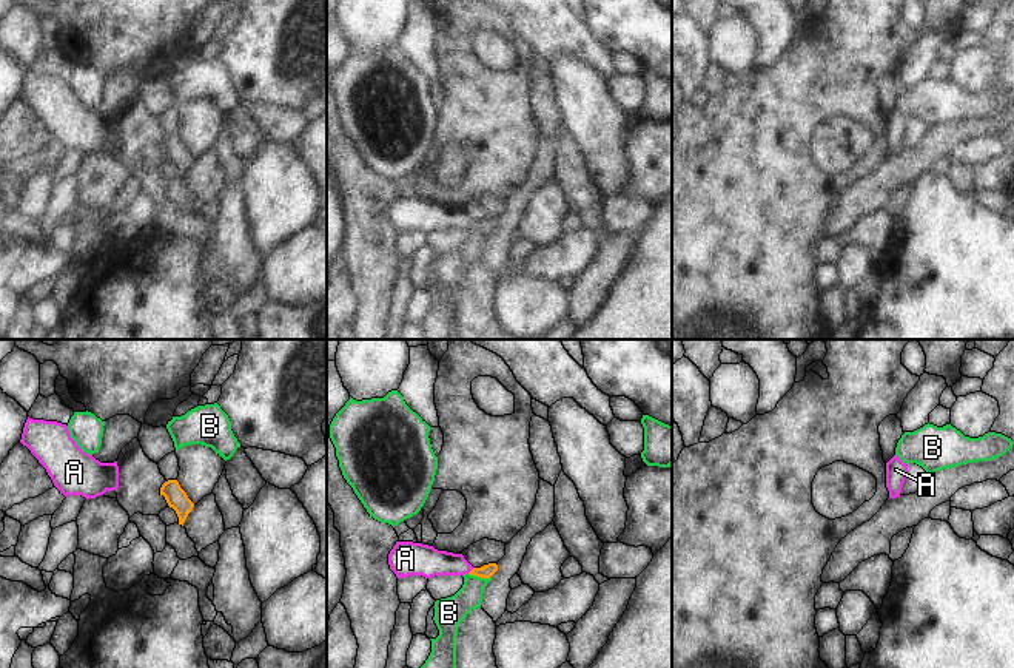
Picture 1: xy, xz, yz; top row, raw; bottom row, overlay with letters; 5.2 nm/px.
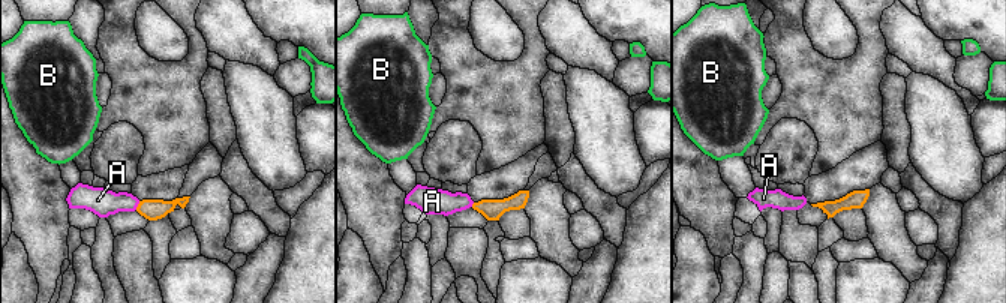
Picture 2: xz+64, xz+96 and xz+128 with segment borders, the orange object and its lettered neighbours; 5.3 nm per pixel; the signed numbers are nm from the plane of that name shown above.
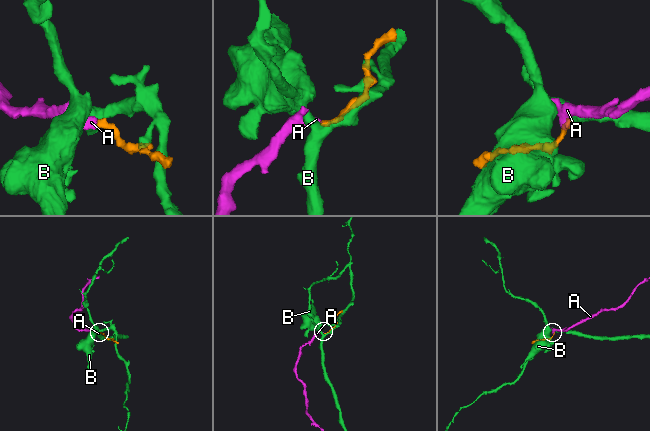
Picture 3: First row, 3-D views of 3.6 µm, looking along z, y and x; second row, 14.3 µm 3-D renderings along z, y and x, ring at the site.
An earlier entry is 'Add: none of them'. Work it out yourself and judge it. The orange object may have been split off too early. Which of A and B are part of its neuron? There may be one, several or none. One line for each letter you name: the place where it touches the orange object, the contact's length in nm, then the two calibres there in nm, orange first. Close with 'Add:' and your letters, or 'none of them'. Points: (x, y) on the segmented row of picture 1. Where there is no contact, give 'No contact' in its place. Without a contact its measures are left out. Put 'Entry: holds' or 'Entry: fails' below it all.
A: Touches orange at xz (472, 570). Shared border 50 nm. Thickness 70 nm (orange) against 160 nm
Add: A.
Entry: fails

